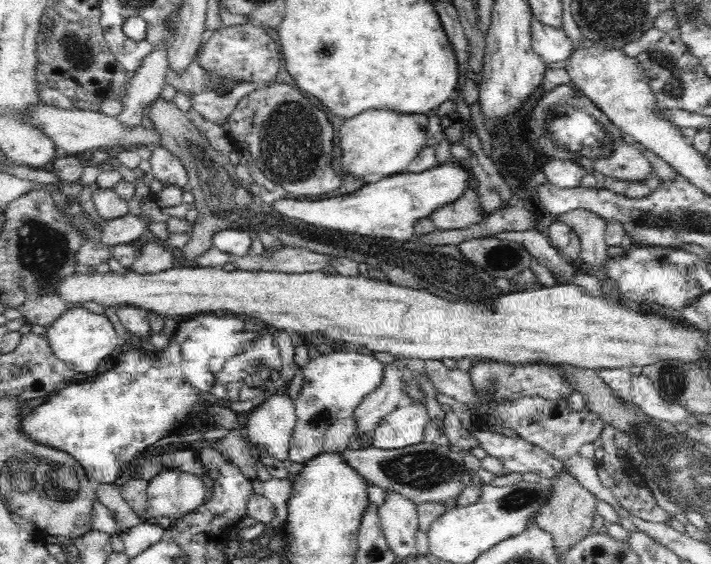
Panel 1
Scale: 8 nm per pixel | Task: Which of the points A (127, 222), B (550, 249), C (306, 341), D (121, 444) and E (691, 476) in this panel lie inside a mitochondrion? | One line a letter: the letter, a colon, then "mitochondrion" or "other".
A: other
B: other
C: other
D: other
E: mitochondrion

